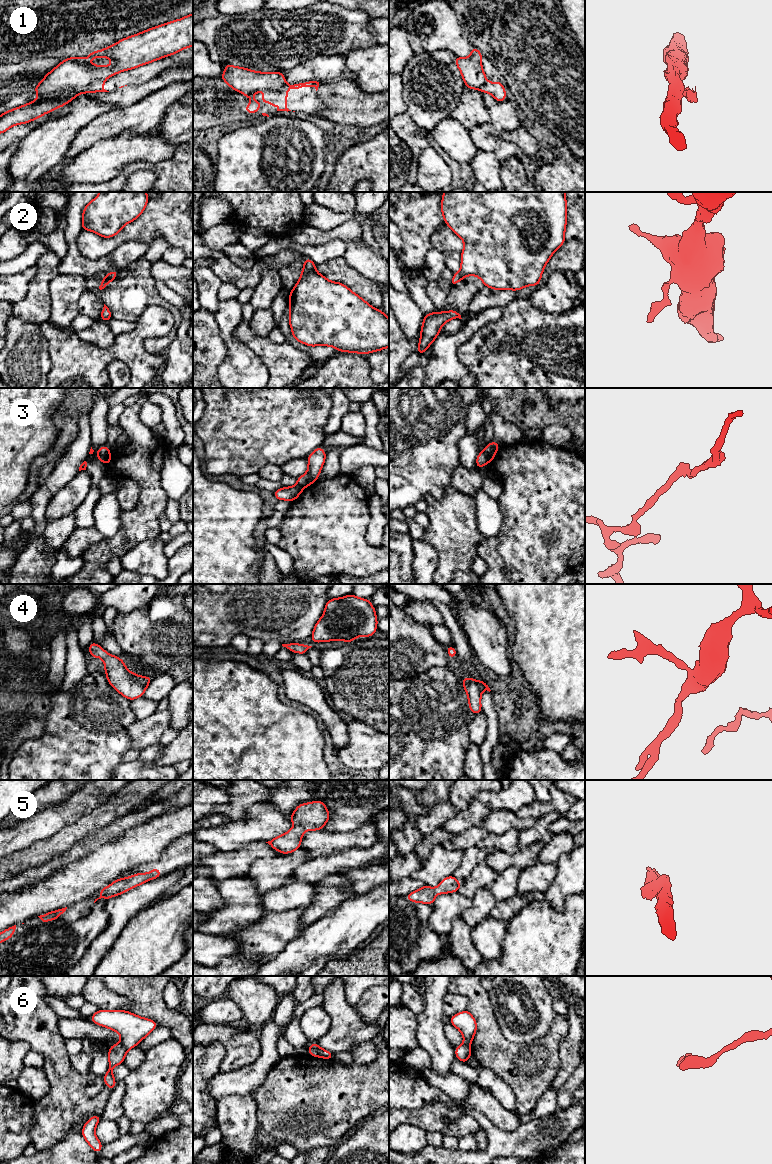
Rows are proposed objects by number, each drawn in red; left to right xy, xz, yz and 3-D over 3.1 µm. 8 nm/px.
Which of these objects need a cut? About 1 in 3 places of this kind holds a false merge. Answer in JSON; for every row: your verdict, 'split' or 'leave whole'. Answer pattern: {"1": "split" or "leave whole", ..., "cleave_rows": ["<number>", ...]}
{"1": "split", "2": "leave whole", "3": "split", "4": "leave whole", "5": "leave whole", "6": "split", "cleave_rows": ["1", "3", "6"]}

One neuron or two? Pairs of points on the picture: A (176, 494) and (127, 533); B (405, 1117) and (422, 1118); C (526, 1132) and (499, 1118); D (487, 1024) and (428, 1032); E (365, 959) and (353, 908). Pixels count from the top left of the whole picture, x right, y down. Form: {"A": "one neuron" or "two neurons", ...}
{"A": "two neurons", "B": "one neuron", "C": "two neurons", "D": "two neurons", "E": "two neurons"}

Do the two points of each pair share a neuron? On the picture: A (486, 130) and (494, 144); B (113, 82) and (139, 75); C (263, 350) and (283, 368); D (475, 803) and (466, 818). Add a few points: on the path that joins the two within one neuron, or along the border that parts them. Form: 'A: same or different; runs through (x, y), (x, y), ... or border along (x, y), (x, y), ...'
A: same; runs through (486, 133), (486, 136), (491, 141)
B: same; runs through (119, 80), (133, 77)
C: same; runs through (268, 353), (278, 363)
D: same; runs through (475, 807), (469, 814)

